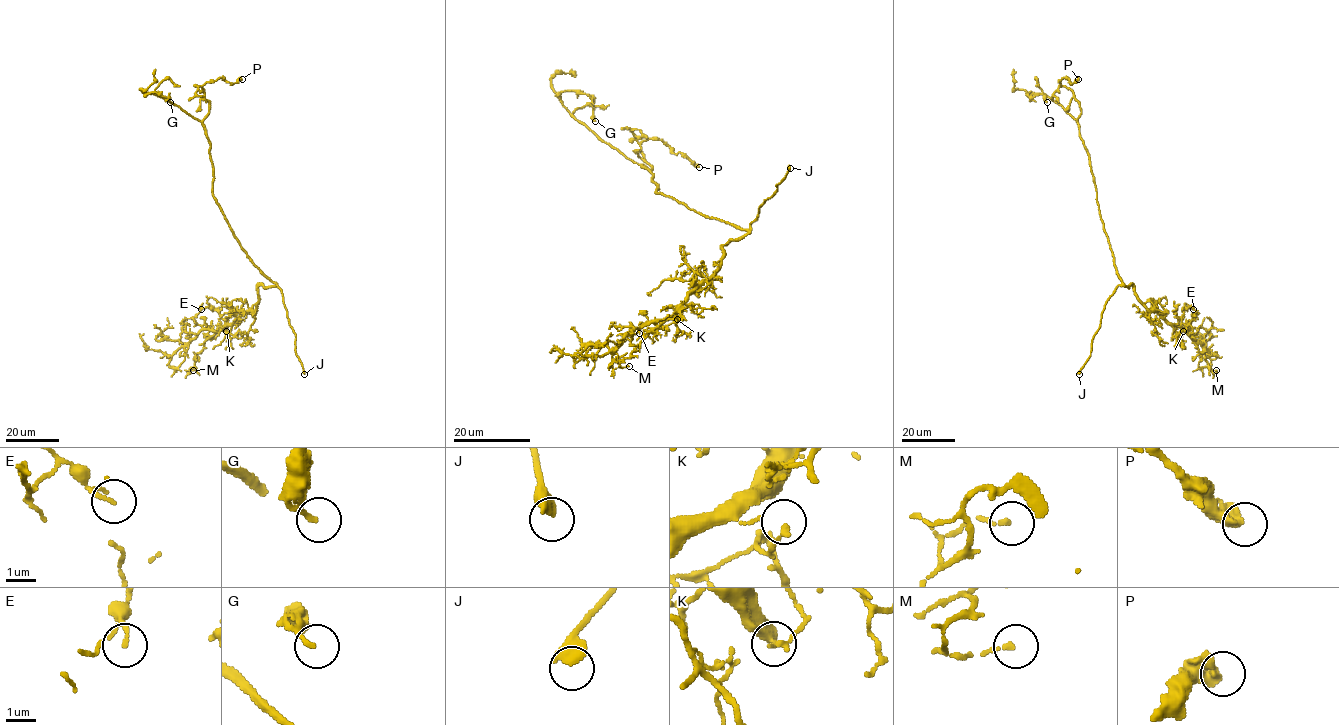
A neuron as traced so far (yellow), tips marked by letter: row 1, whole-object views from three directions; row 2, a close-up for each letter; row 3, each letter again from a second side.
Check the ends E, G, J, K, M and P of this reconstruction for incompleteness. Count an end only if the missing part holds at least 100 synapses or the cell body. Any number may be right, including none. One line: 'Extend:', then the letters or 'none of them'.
Extend: J

